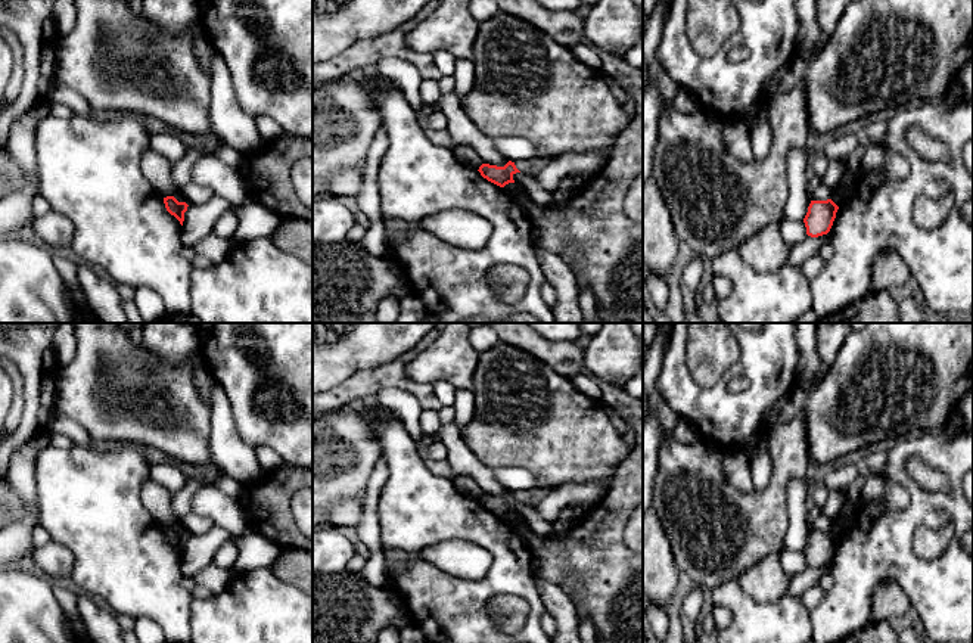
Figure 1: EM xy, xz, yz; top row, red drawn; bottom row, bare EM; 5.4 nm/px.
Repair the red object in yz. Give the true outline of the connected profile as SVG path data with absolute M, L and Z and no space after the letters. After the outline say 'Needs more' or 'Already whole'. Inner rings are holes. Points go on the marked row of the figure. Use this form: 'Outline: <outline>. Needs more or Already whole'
Outline: M811 201L803 218L806 234L818 237L827 234L833 226L839 206L831 201Z. Already whole

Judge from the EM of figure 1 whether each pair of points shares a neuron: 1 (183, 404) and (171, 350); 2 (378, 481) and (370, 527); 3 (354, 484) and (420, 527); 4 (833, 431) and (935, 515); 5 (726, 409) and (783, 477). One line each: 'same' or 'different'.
1: different
2: same
3: different
4: different
5: different

